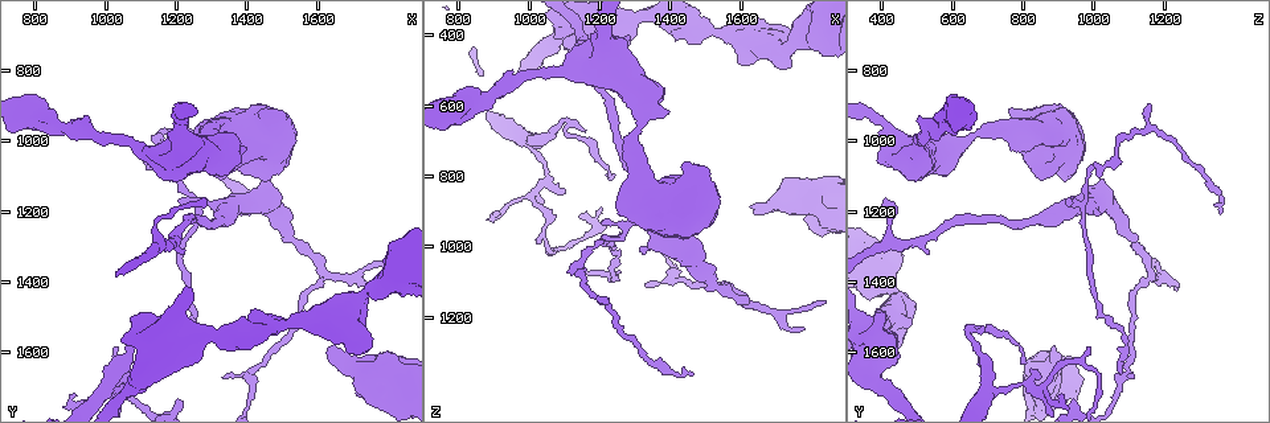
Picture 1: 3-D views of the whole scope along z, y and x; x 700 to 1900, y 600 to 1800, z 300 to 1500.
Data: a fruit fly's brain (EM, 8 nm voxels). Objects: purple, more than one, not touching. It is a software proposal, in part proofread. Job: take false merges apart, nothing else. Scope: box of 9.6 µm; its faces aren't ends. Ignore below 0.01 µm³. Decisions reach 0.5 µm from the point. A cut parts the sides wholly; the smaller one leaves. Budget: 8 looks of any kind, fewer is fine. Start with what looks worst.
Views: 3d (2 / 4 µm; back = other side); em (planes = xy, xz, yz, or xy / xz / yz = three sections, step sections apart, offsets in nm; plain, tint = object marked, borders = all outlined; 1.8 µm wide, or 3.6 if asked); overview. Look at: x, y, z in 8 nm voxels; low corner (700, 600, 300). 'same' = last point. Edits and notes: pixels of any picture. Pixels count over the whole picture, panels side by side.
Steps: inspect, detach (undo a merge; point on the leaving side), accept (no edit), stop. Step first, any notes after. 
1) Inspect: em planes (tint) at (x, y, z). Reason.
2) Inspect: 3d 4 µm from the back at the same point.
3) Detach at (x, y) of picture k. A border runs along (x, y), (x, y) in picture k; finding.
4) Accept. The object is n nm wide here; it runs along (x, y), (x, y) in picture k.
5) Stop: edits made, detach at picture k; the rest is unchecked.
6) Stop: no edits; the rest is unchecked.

Inspect: 3d 2 µm at (1020, 1700, 850). Branch point.

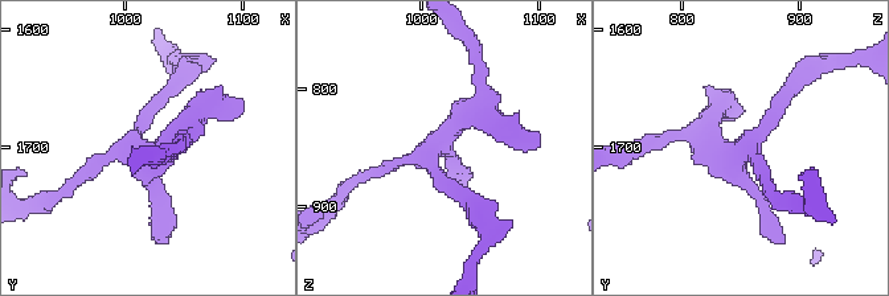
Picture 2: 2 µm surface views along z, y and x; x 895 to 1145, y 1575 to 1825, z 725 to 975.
Inspect: em xz step 16 (tint) at (1008, 1702, 848).

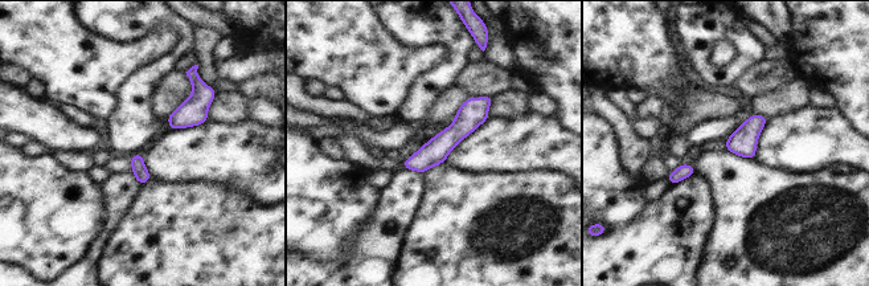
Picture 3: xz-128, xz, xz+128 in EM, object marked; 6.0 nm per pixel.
Inspect: em xy step 4 (tint) at the same point.

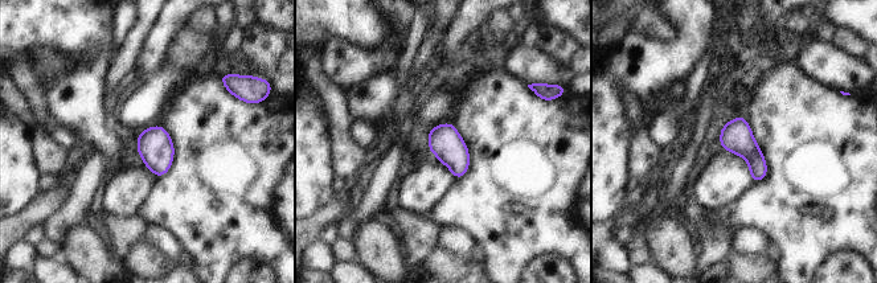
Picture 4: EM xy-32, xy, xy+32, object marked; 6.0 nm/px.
Accept. All the same cell.

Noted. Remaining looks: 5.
Inspect: em yz step 16 (tint) at (1340, 1190, 940). Four or more arms meet.

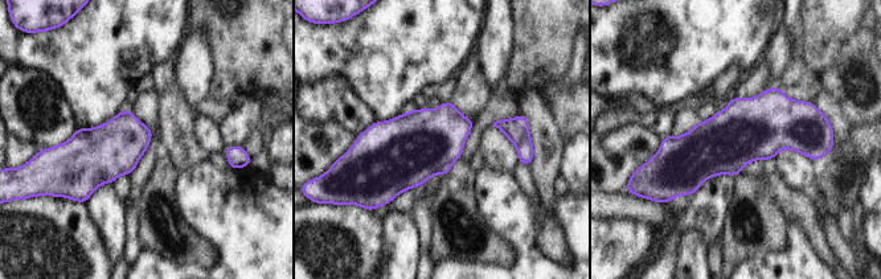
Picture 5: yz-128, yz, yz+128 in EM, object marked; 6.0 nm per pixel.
Accept. One cell here.

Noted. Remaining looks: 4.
Inspect: 3d 4 µm at (1150, 1290, 420). Side arm on a straight run.

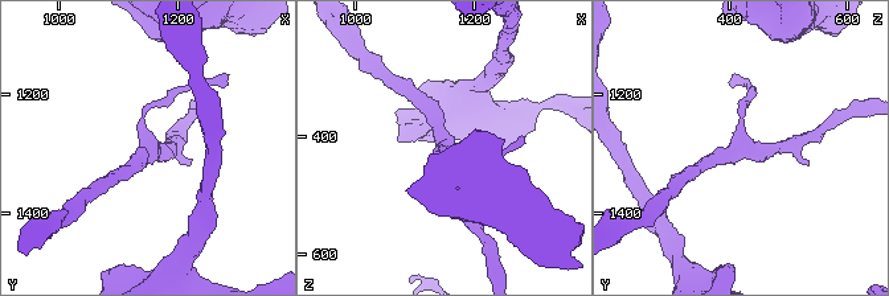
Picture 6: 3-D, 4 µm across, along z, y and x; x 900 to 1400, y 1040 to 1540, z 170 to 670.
Inspect: em planes (tint) at (1155, 1290, 430). 3 arms meet here.

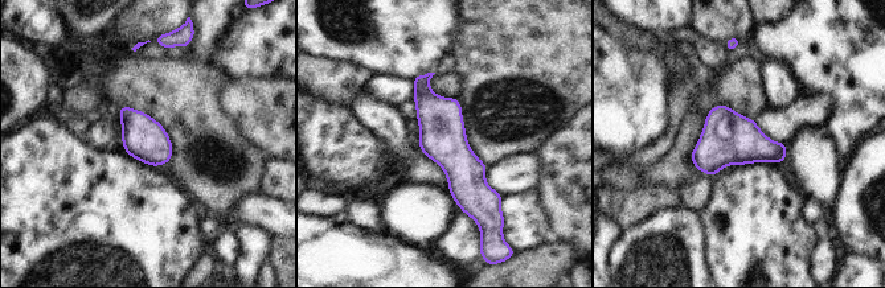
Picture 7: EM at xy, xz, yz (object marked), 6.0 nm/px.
Accept. It runs along (420, 78), (442, 139), (486, 208) in picture 7; all the same cell.

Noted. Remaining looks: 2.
Inspect: em xy step 4 (borders) at (1150, 1540, 690). Sharp bend.

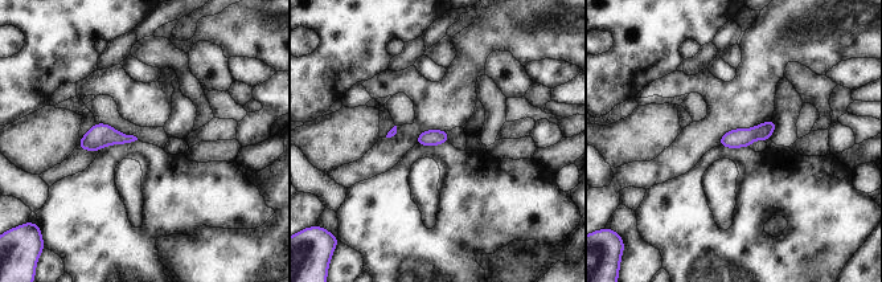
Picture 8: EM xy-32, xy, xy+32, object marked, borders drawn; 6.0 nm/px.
Accept. It runs along (772, 125), (761, 133), (722, 142) in picture 8; all the same cell.

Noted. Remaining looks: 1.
Stop: no edits; the rest is unchecked.

